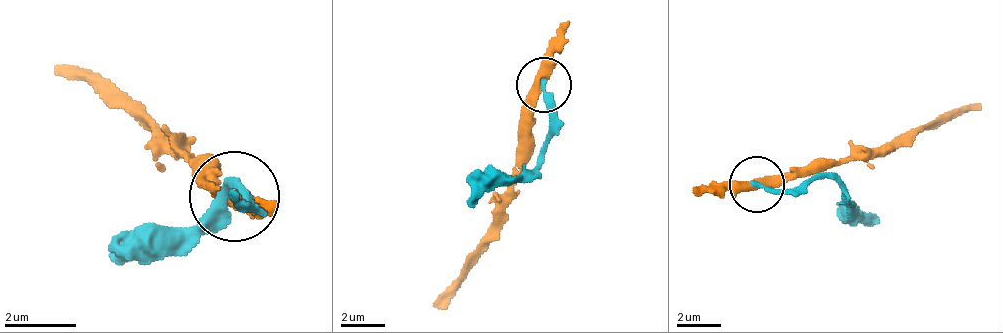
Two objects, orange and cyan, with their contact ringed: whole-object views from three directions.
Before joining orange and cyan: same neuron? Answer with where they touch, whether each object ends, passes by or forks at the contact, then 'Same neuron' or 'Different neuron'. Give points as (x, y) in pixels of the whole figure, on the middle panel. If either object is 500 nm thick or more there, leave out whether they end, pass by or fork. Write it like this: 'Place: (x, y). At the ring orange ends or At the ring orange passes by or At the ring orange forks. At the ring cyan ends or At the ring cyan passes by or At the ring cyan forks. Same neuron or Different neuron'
Place: (543, 84). At the ring orange passes by. At the ring cyan ends. Different neuron

